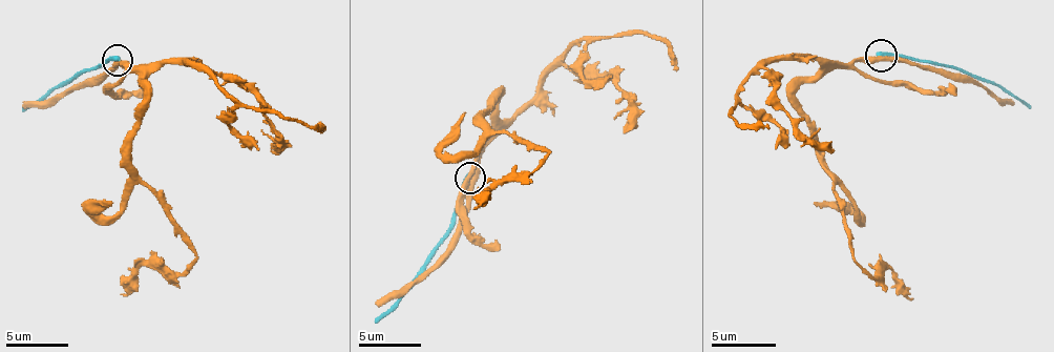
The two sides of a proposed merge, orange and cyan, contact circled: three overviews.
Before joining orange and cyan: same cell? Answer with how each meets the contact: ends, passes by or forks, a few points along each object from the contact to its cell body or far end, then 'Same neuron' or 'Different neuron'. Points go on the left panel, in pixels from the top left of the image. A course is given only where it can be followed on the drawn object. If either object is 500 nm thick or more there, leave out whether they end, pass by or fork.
At the ring orange passes by. At the ring cyan ends. Course of orange: (117, 62), (139, 75), (144, 90), (132, 170), (194, 254), (178, 273), (144, 264), (120, 294). Course of cyan: (117, 59), (51, 87), (23, 111). Different neuron

